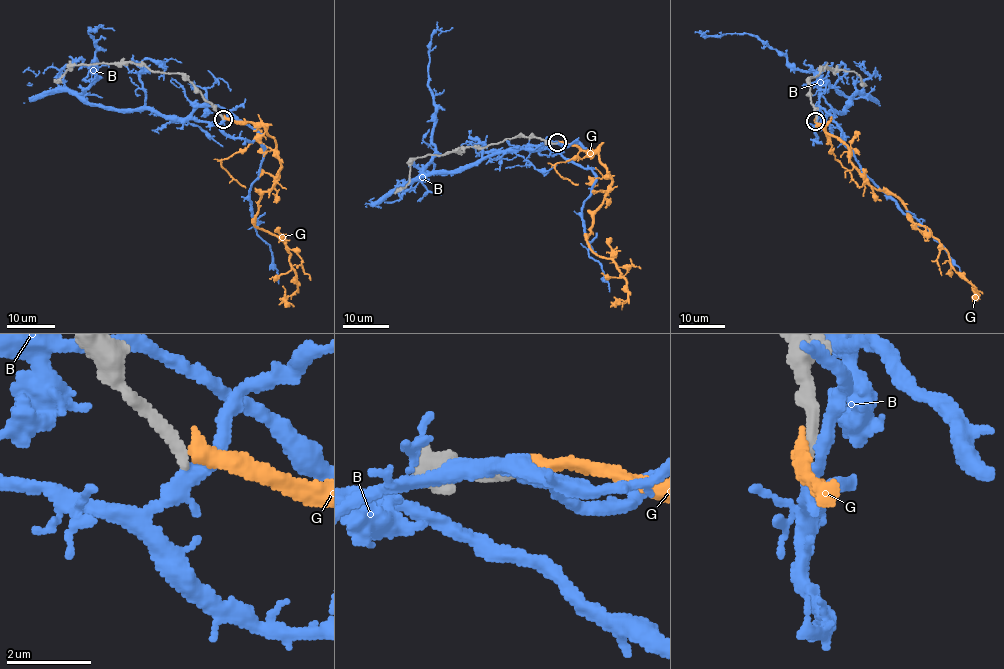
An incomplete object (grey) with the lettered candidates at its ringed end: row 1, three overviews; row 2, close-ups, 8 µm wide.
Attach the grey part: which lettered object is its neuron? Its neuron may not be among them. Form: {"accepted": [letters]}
{"accepted": []}

